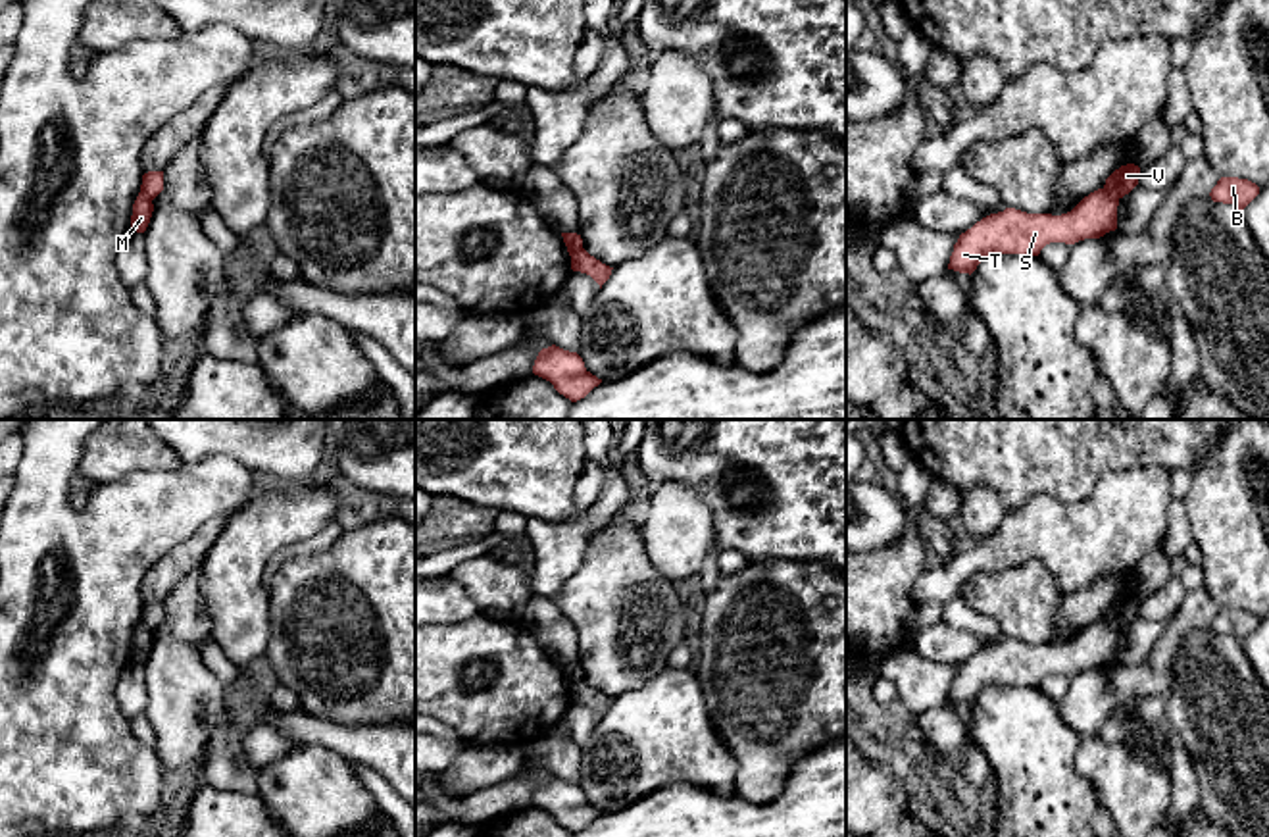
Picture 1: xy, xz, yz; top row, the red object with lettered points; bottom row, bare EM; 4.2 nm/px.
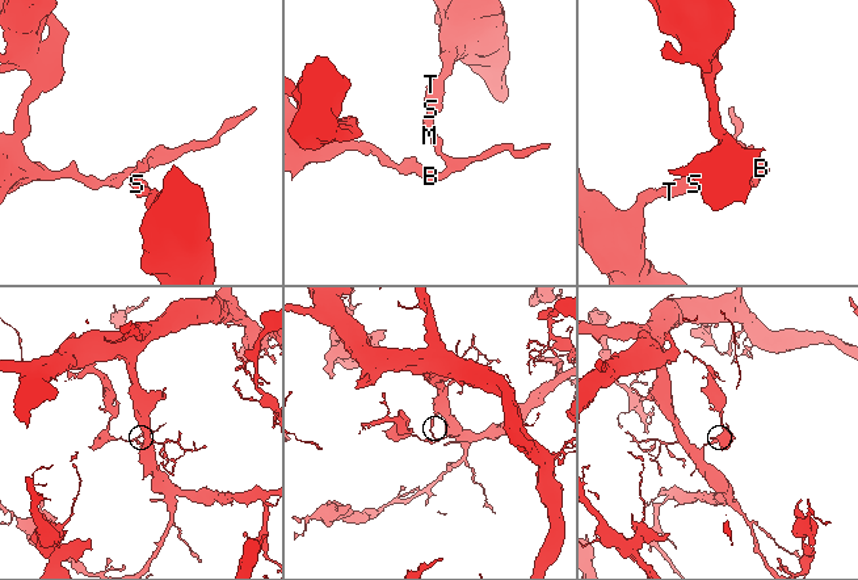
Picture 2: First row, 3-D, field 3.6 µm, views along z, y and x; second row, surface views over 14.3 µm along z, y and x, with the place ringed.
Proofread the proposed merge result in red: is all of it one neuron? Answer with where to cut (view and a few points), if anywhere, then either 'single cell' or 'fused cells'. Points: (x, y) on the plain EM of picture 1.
cut yz (1104, 618), (1118, 630); fused cells

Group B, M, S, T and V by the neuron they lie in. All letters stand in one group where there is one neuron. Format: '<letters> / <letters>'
B V / M S T

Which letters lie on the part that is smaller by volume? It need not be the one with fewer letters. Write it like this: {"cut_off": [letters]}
{"cut_off": ["B", "V"]}

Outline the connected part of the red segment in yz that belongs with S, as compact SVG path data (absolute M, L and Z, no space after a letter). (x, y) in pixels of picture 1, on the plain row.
M1098 620L1061 647L1015 639L990 645L959 666L948 700L971 706L988 685L1038 687L1050 673L1100 670L1117 660L1117 637L1119 629Z

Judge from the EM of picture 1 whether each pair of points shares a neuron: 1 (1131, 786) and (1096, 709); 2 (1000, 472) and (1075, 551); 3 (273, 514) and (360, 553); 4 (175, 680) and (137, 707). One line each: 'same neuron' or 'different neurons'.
1: different neurons
2: different neurons
3: different neurons
4: different neurons

